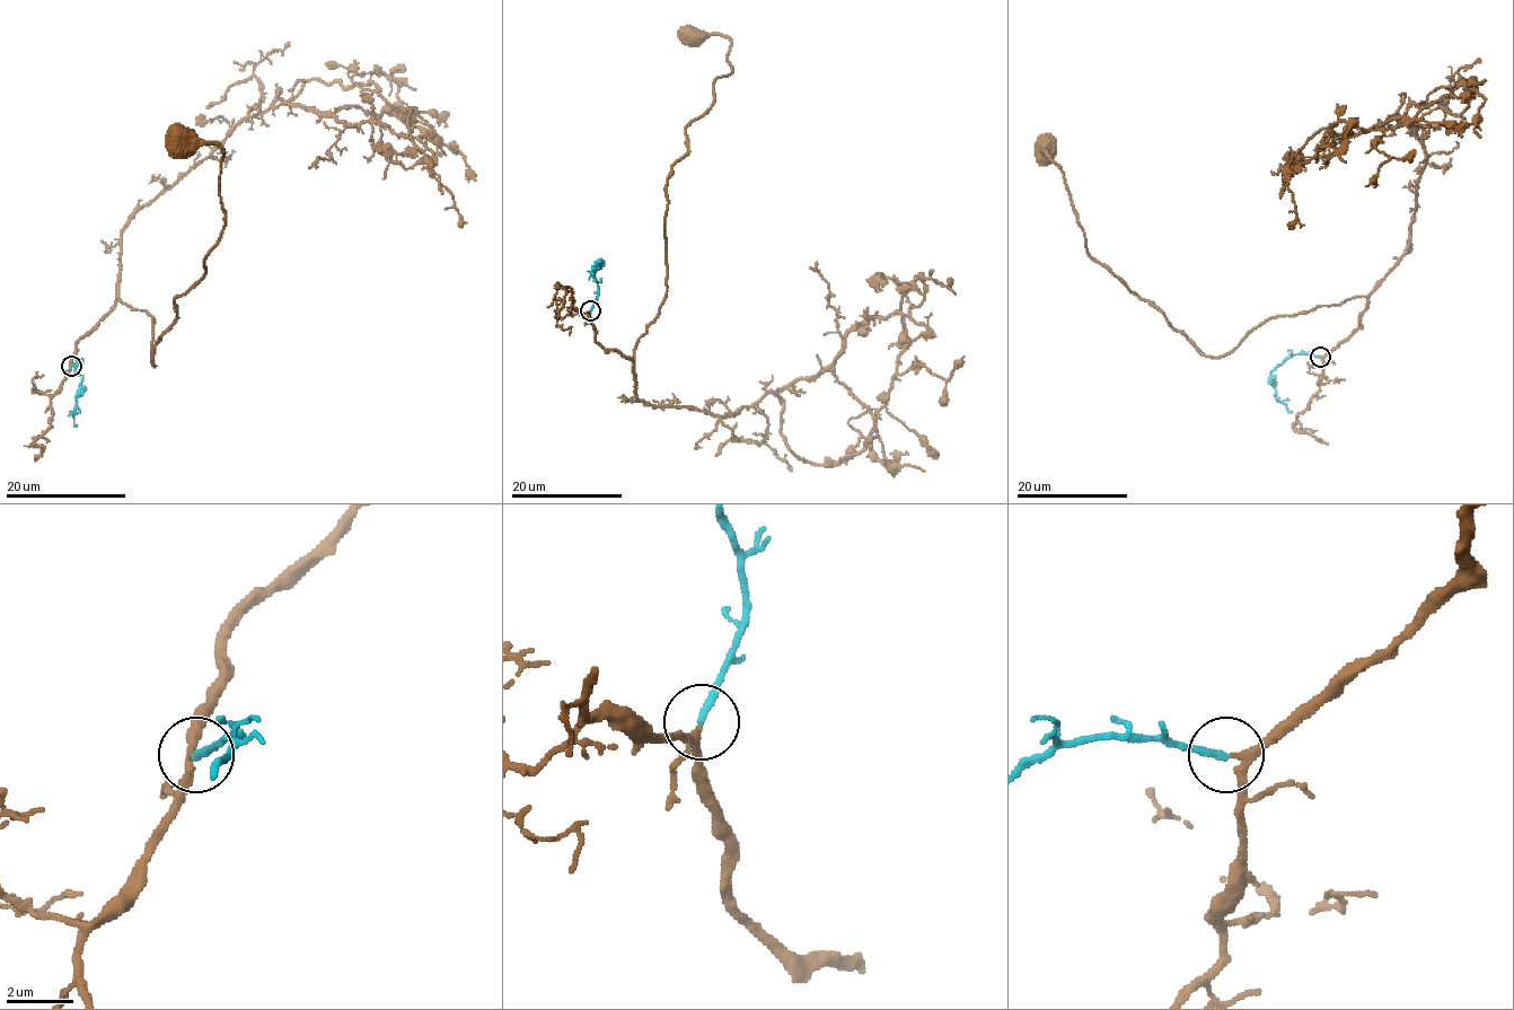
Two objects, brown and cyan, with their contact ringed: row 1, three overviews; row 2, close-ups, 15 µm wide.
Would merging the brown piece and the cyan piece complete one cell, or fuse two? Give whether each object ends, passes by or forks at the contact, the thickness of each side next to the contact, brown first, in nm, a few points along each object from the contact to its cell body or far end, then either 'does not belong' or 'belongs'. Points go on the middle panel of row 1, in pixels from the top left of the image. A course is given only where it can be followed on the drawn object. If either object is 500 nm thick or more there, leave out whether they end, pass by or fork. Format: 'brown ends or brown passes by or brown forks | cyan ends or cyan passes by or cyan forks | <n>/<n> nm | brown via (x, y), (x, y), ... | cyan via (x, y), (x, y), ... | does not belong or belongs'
brown passes by | cyan ends | 200/240 nm | brown via (590, 312), (597, 342), (633, 356), (667, 292), (667, 178), (714, 82), (732, 71), (730, 41), (691, 35) | cyan via (590, 310), (597, 295), (595, 272), (601, 266), (598, 261), (591, 274), (596, 282) | belongs

